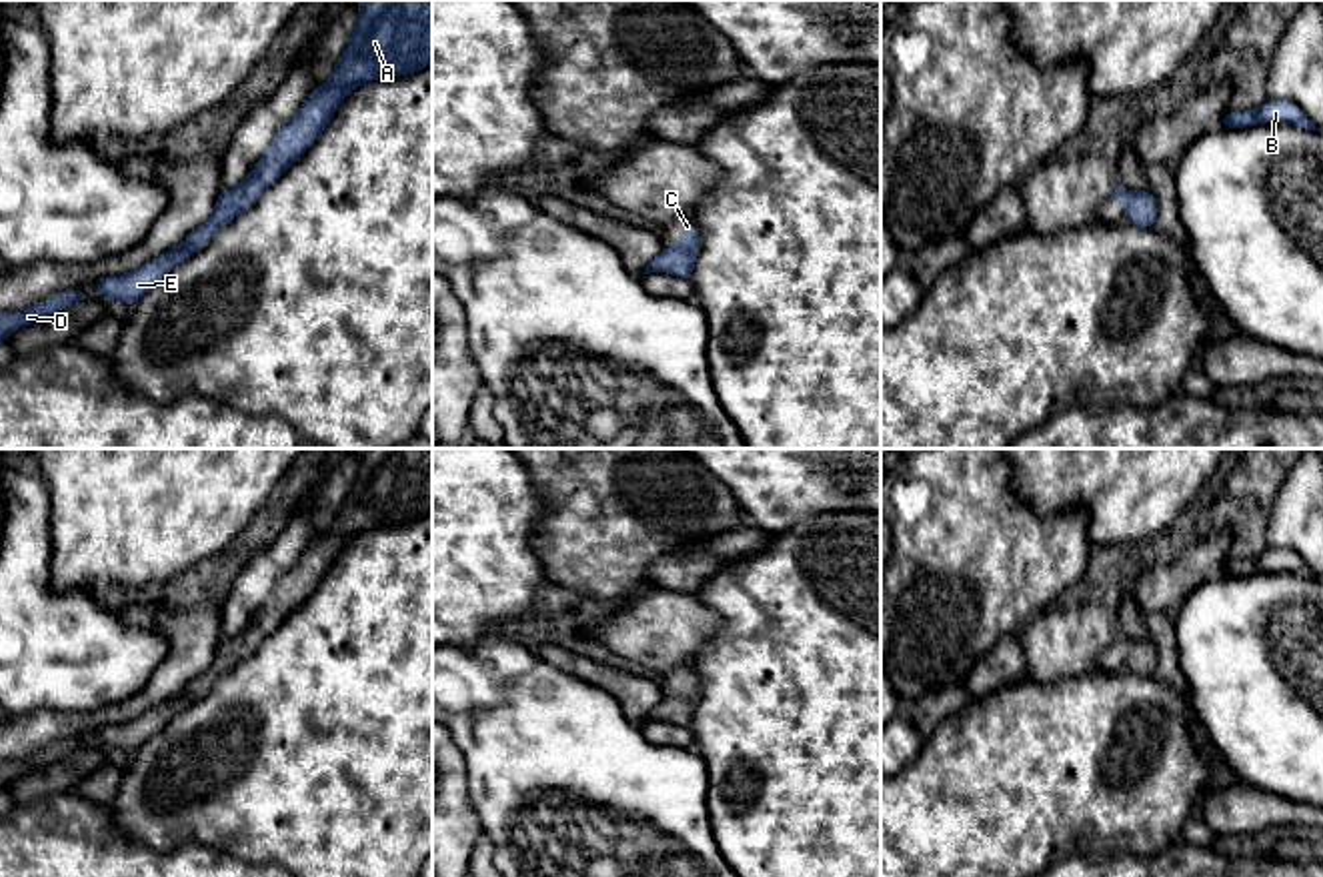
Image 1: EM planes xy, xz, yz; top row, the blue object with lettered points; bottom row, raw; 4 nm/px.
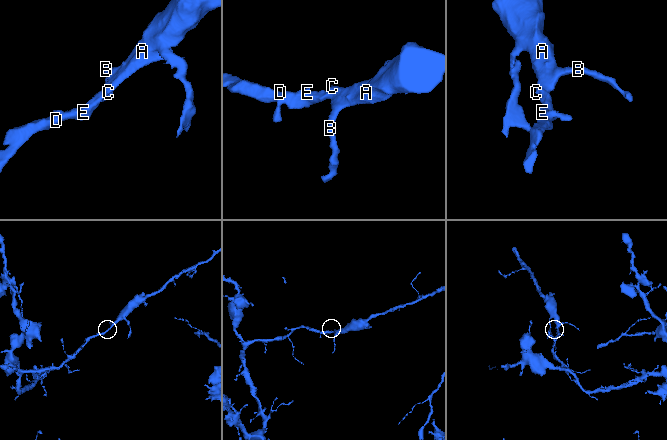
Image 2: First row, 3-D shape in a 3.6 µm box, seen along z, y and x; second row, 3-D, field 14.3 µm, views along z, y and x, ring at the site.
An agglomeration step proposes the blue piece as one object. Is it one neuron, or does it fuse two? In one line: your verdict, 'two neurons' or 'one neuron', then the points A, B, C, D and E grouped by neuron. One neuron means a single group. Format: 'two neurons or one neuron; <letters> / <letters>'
one neuron; A B C D E

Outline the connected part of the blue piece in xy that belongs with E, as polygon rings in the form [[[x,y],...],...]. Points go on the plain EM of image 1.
[[[360,449],[358,473],[330,529],[318,533],[300,559],[276,579],[266,603],[232,639],[222,639],[210,667],[176,697],[148,713],[106,725],[96,745],[134,755],[152,731],[198,701],[224,673],[248,659],[322,585],[340,551],[360,533],[384,525],[416,523],[432,513],[432,449]]]

